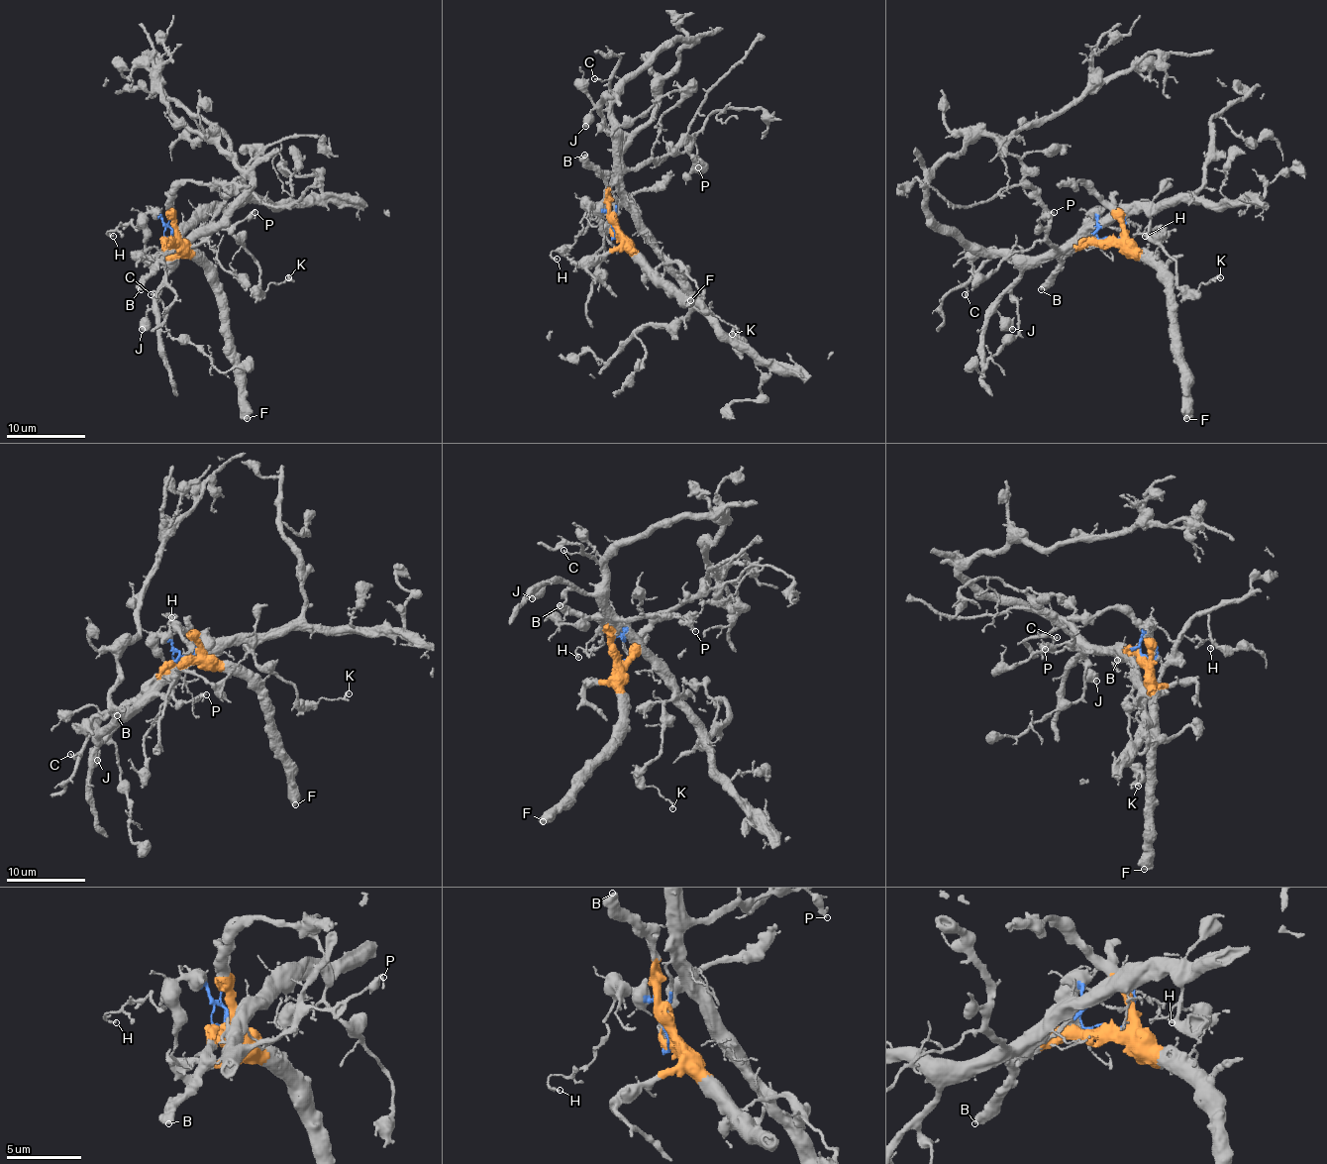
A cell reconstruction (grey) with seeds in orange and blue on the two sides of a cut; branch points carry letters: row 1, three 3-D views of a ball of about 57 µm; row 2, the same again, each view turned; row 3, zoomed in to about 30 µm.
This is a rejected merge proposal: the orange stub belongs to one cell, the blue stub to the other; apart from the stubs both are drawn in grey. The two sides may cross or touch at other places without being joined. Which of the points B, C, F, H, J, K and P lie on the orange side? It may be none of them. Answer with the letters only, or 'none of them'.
B, F

